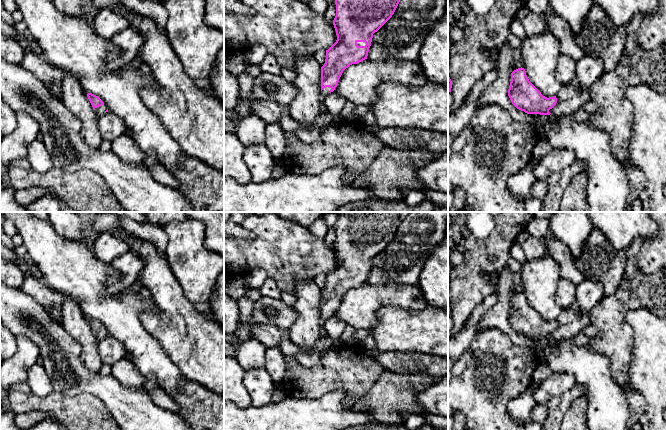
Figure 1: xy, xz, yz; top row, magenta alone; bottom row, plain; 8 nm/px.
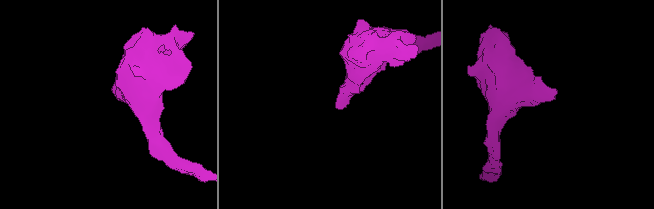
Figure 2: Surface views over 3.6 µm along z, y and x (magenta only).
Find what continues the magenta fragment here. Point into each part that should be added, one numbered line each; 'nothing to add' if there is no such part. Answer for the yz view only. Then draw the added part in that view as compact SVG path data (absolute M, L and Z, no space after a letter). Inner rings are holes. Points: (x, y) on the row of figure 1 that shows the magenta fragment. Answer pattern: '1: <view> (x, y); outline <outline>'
1: yz (570, 98); outline M562 84L556 98L556 105L549 110L554 116L574 114L583 104L591 100L589 88L565 84Z

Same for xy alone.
1: xy (100, 110); outline M104 105L99 106L99 107L97 107L97 108L94 109L95 113L96 113L99 117L101 117L102 115L104 115L106 110L107 110L107 107L104 106Z

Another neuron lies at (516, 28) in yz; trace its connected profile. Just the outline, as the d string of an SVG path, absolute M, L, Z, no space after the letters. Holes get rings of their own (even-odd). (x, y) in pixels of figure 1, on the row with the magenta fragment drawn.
M513 19L510 23L511 34L518 36L521 40L526 38L526 33L523 29L522 22L519 19Z

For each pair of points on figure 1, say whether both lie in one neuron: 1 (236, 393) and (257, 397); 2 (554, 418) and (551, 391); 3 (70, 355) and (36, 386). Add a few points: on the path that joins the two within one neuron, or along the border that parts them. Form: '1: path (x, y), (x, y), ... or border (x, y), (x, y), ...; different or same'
1: border (244, 373), (244, 386), (250, 397), (251, 404); different
2: border (573, 386), (561, 394), (552, 397), (545, 404); different
3: border (41, 364), (54, 390); different

